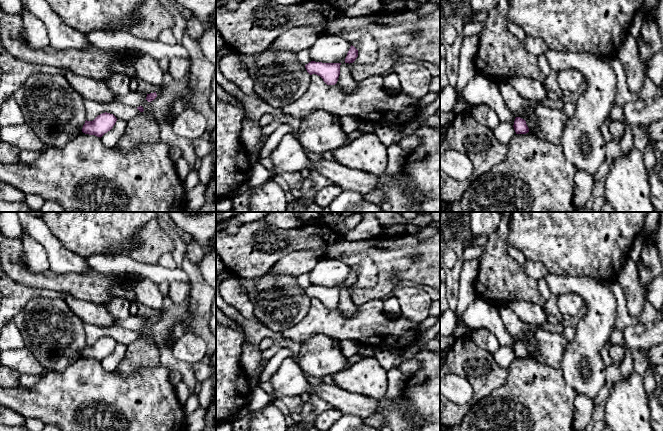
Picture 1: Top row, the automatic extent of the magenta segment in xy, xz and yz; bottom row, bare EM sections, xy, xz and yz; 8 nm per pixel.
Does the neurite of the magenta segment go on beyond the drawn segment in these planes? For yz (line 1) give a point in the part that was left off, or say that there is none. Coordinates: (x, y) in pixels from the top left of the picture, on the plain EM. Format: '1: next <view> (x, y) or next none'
1: next none

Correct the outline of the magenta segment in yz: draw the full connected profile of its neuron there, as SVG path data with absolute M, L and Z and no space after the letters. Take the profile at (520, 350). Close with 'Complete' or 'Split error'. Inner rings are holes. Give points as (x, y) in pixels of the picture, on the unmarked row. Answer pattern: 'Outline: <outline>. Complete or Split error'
Outline: M520 341L515 342L513 351L516 358L526 358L529 356L529 352L526 348L526 345Z. Complete

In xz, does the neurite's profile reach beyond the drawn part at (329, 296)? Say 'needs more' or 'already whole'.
already whole

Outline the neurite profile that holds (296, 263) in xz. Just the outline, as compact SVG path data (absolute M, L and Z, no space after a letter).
M312 250L296 251L283 256L270 271L276 275L298 277L312 271L318 261Z

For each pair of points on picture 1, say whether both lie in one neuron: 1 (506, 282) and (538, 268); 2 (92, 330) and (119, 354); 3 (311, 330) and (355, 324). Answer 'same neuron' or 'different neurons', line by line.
1: different neurons
2: different neurons
3: same neuron

